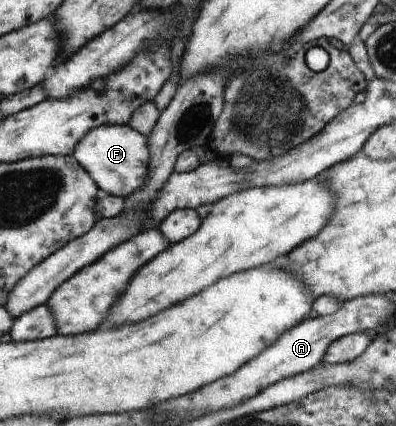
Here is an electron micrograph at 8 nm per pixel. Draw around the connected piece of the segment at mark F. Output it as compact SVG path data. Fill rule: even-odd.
M107 124L91 130L85 134L71 155L89 172L98 188L107 191L109 196L119 196L123 199L127 199L144 186L151 166L148 138L127 124Z

